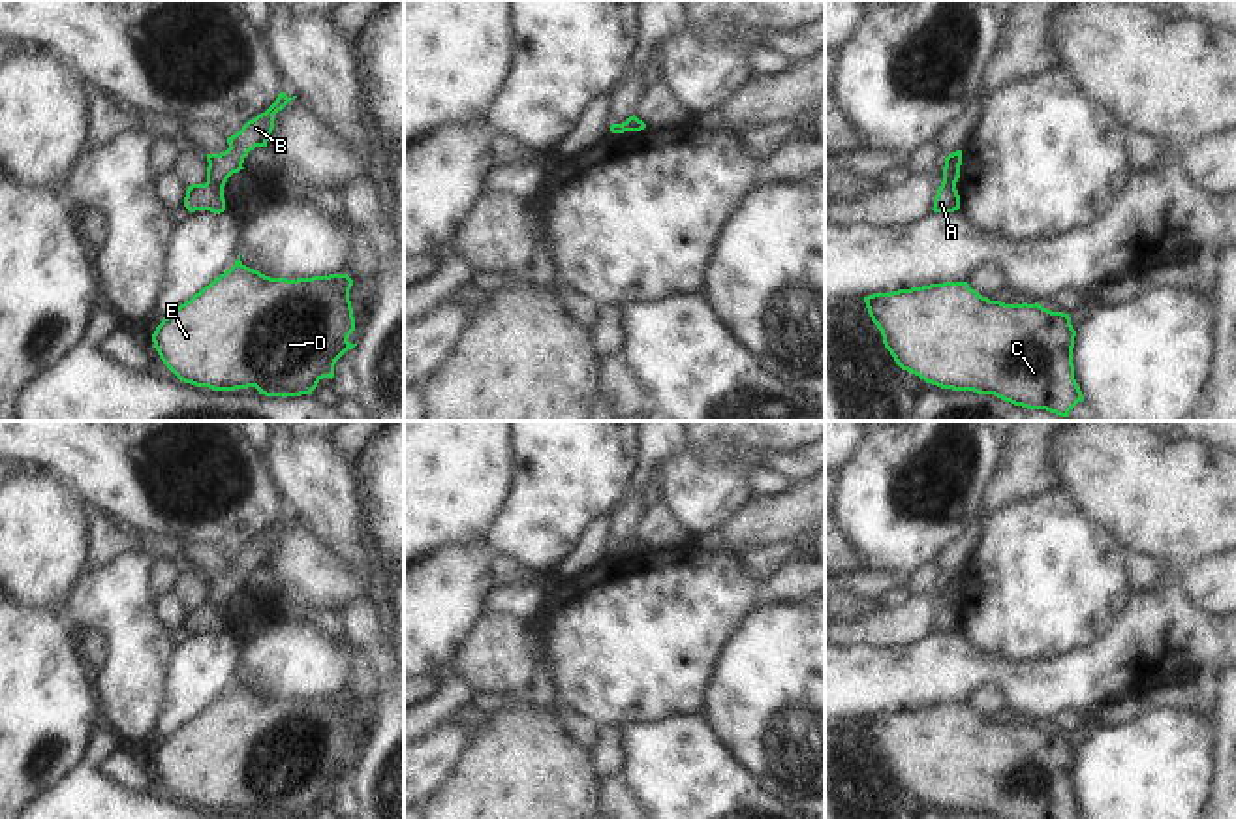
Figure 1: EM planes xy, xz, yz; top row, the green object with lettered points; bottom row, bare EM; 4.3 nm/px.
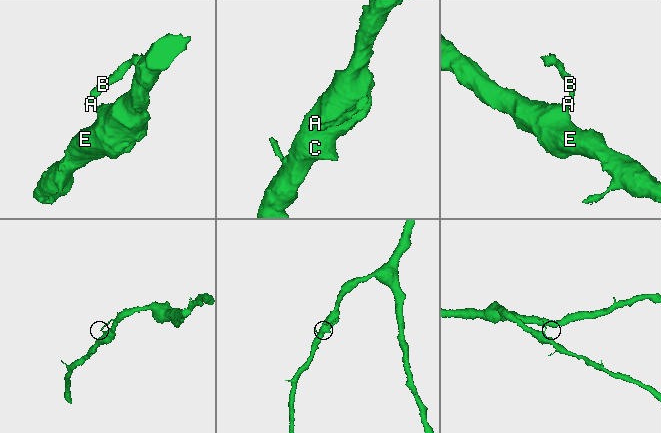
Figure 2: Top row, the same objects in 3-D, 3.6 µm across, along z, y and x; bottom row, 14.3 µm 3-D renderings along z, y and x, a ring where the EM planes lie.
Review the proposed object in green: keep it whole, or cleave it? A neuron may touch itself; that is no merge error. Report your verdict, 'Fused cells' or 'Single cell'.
Fused cells.

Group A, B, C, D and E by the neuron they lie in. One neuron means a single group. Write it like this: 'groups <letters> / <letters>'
groups A C D E / B

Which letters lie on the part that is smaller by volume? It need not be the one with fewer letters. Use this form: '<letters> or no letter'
B

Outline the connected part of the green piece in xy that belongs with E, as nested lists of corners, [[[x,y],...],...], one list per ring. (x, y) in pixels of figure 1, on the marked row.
[[[239,259],[214,278],[190,301],[162,319],[152,334],[154,348],[163,364],[184,383],[212,391],[235,391],[255,387],[265,396],[312,394],[323,378],[334,378],[336,361],[357,344],[348,338],[355,331],[349,301],[353,280],[348,274],[312,278],[270,278],[246,267]]]

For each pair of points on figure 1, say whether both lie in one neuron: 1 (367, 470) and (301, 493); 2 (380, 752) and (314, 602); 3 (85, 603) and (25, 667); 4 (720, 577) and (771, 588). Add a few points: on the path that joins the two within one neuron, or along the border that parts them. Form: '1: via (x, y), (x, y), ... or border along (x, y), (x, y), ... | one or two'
1: border along (352, 464), (357, 496), (363, 504) | two
2: border along (369, 598), (348, 602), (329, 618) | two
3: border along (68, 622), (76, 630) | two
4: border along (763, 583), (759, 602) | two

